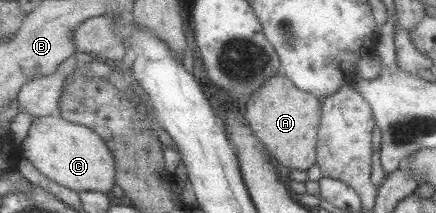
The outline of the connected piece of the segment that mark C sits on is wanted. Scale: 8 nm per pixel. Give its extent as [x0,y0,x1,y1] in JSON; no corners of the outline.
[22,114,117,194]

